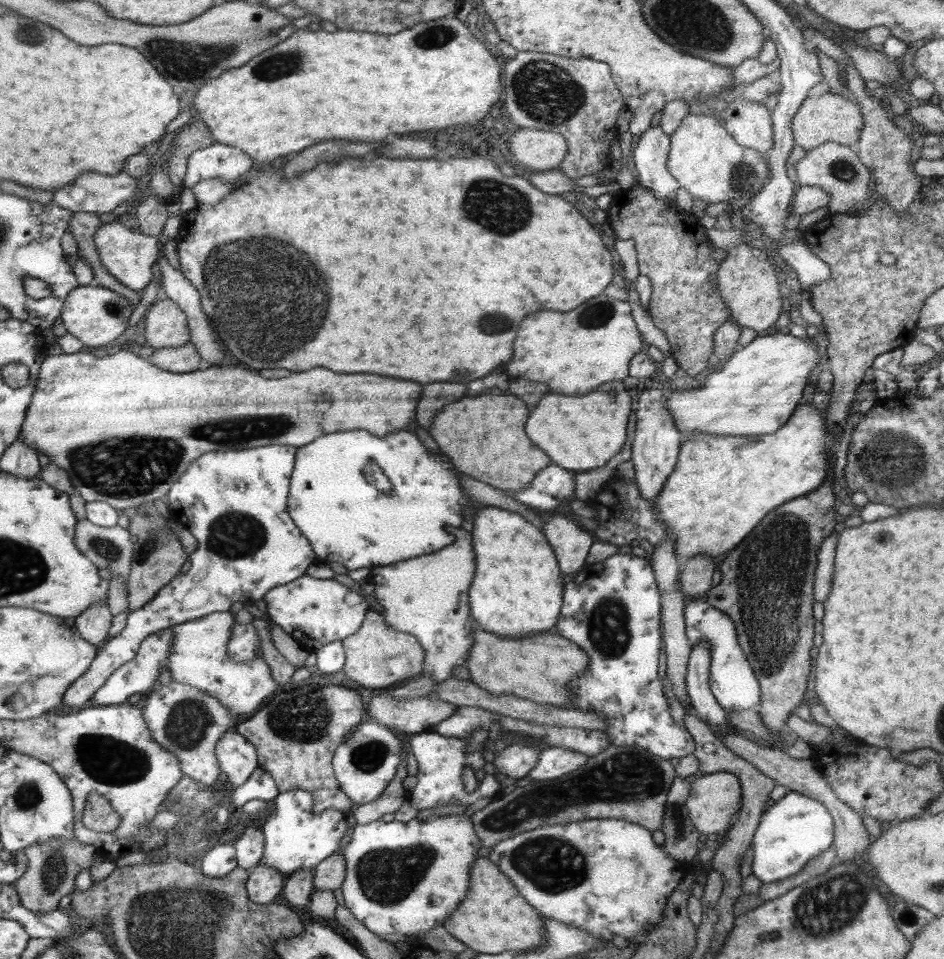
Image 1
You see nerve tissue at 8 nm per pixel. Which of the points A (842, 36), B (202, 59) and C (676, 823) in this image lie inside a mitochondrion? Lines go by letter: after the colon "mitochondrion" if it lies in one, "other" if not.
A: other
B: mitochondrion
C: mitochondrion

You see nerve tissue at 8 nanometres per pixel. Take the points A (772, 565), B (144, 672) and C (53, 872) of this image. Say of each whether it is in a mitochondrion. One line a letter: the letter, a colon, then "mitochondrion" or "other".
A: mitochondrion
B: other
C: mitochondrion

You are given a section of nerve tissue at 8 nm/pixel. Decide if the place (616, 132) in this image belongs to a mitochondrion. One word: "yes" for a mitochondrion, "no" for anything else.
no

